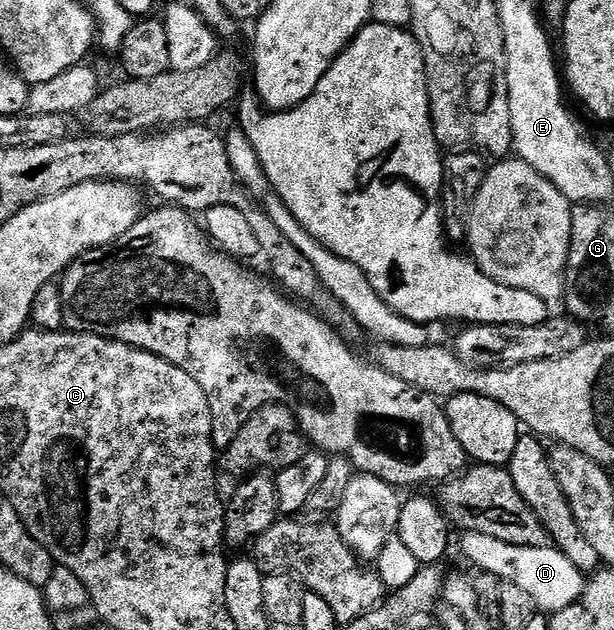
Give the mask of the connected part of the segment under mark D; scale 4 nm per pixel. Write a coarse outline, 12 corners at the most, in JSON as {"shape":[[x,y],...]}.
{"shape":[[469,530],[478,572],[528,590],[543,613],[582,597],[587,577],[559,548]]}

